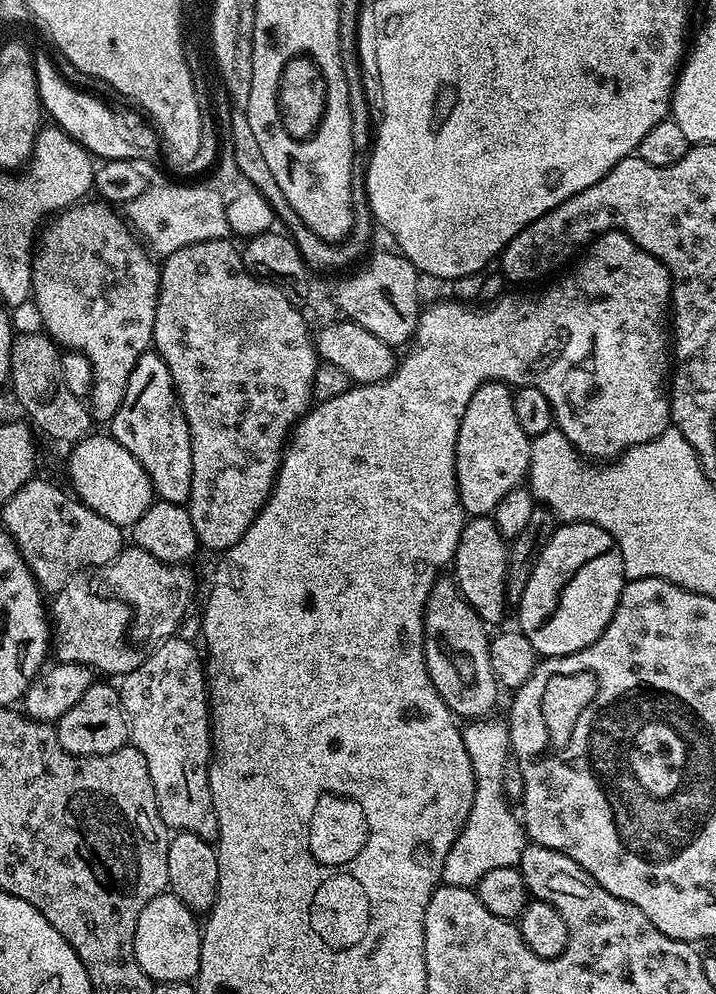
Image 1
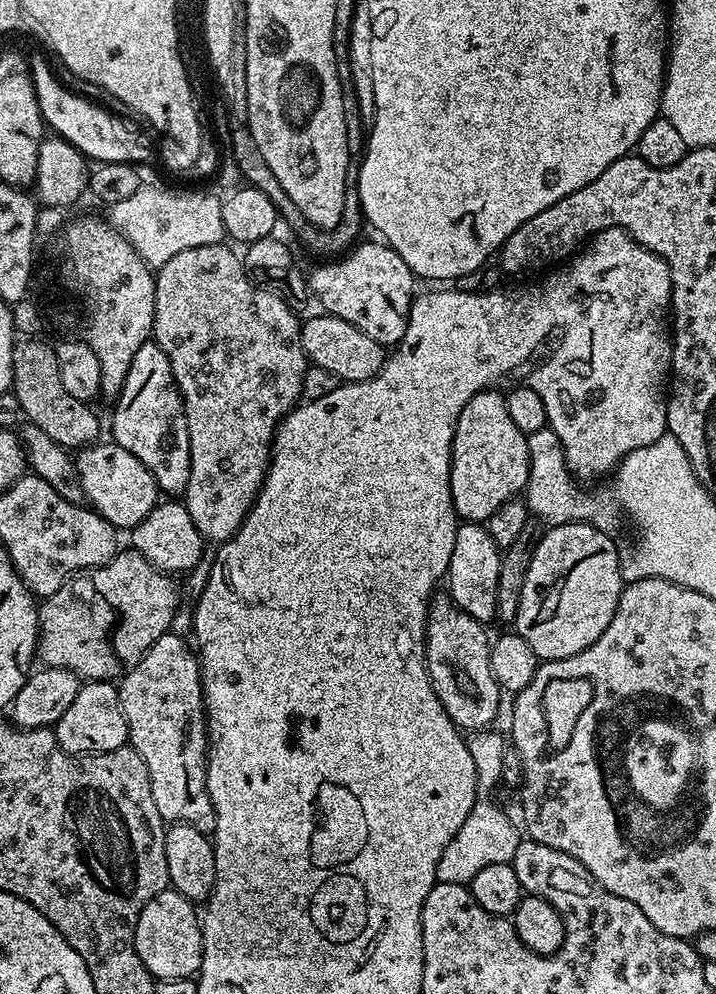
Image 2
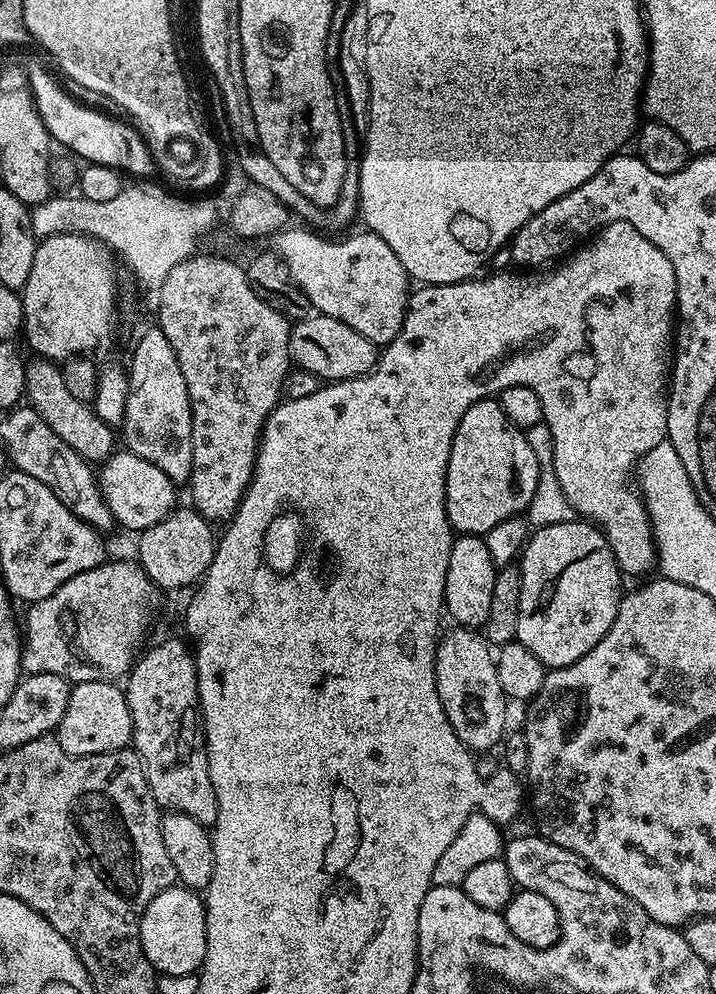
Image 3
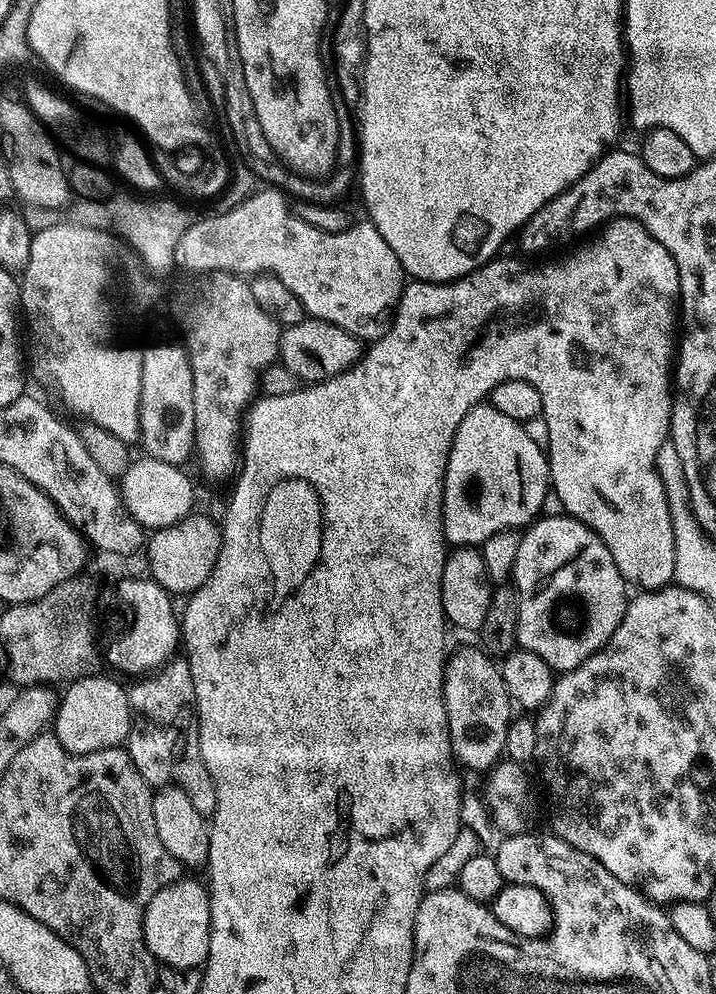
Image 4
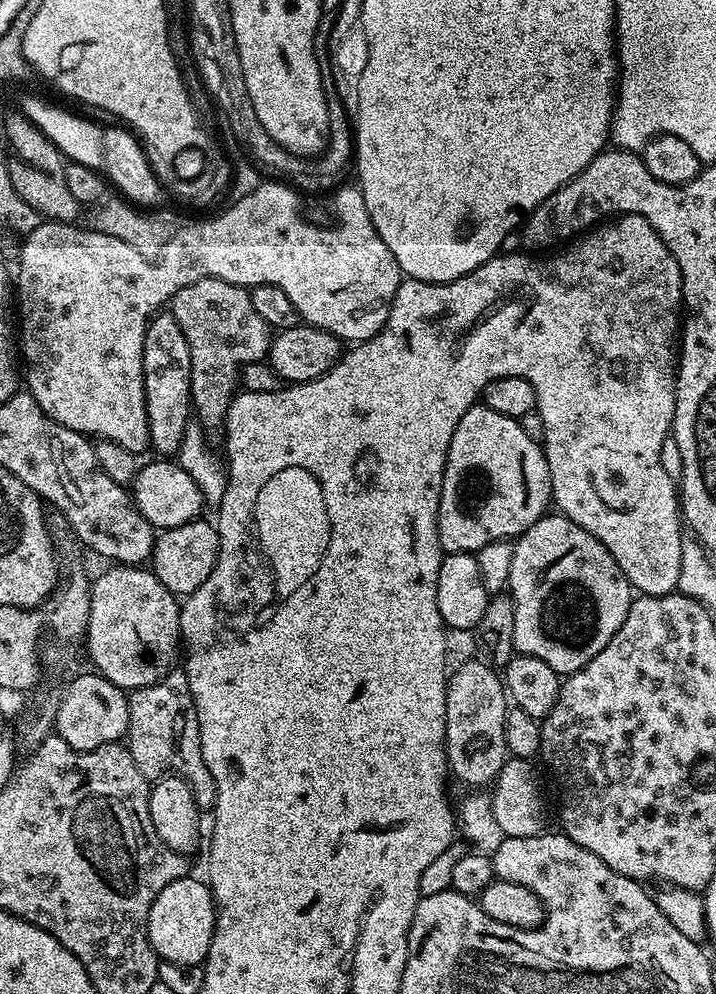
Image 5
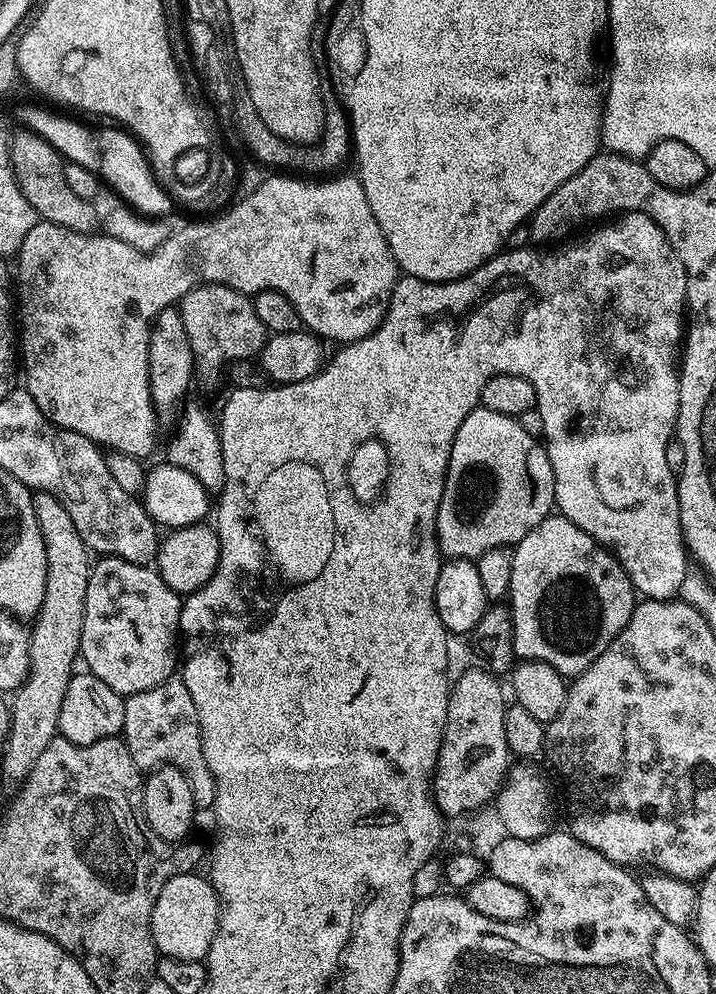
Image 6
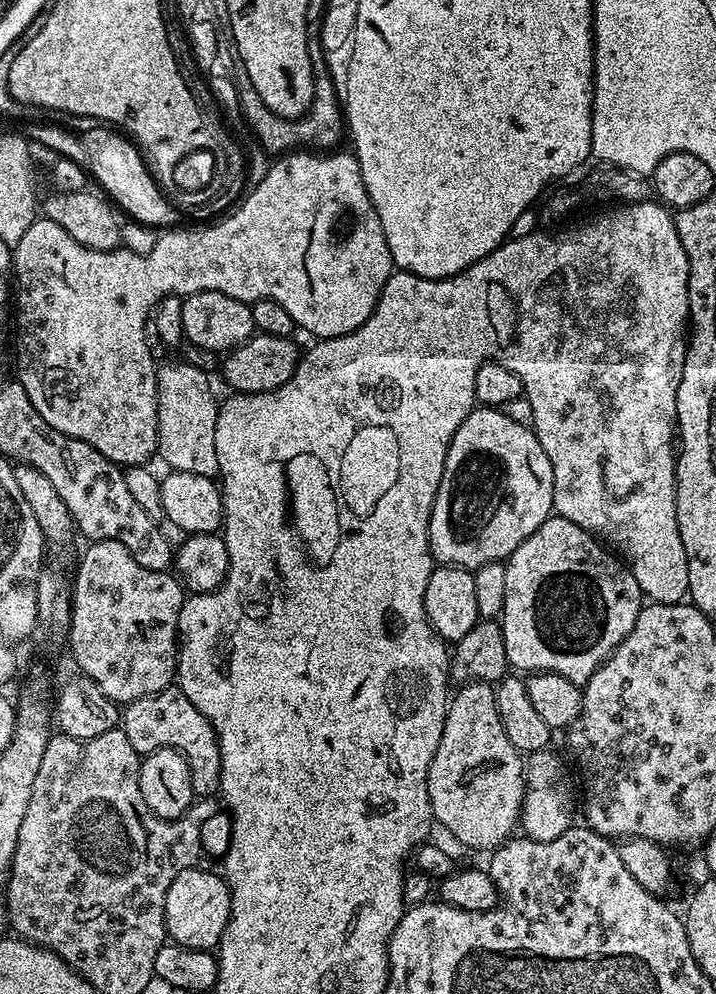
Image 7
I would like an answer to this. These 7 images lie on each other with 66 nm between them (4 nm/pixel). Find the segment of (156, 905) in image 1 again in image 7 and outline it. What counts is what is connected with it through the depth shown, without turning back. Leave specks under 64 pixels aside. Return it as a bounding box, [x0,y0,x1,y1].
[164,866,232,949]

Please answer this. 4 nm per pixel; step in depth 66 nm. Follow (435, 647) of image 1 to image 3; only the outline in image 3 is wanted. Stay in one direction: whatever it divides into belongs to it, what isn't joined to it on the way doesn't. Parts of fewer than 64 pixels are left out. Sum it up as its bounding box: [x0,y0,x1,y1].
[436,626,510,754]

